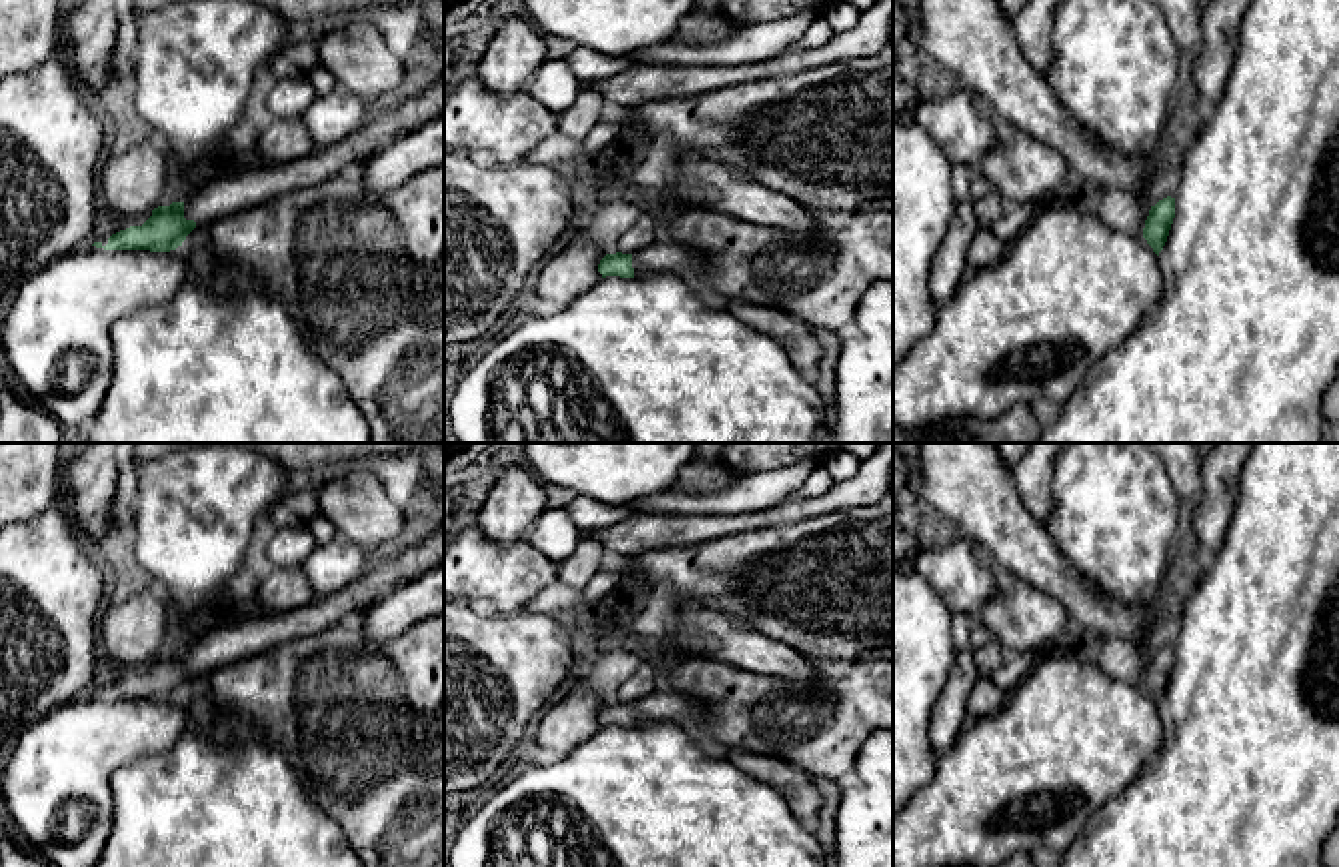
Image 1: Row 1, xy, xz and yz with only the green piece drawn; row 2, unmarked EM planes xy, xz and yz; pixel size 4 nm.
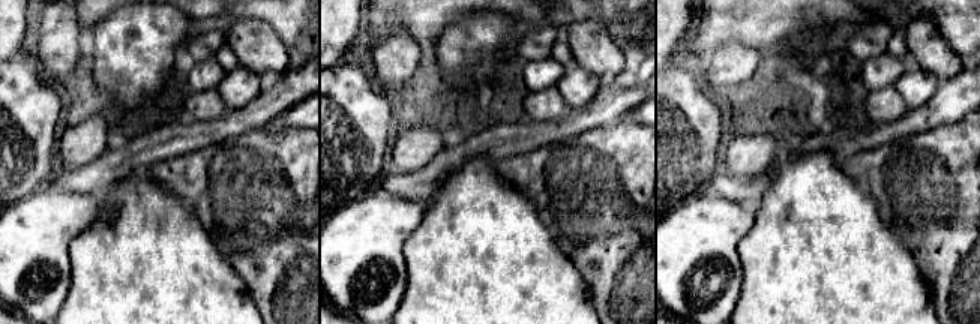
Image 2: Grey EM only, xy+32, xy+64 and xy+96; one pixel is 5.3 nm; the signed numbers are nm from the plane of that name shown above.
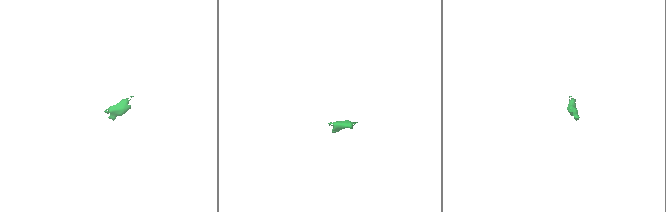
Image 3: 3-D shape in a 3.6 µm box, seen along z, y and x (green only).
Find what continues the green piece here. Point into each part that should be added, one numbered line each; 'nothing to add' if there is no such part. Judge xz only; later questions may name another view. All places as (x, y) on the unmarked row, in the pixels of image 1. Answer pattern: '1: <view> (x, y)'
1: xz (665, 705)

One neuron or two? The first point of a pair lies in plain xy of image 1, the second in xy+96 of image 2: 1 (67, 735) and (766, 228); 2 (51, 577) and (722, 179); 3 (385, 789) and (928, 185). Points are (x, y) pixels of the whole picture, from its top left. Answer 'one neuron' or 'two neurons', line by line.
1: two neurons
2: two neurons
3: one neuron

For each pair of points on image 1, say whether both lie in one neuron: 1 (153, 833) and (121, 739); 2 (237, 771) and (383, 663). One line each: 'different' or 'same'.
1: different
2: different

